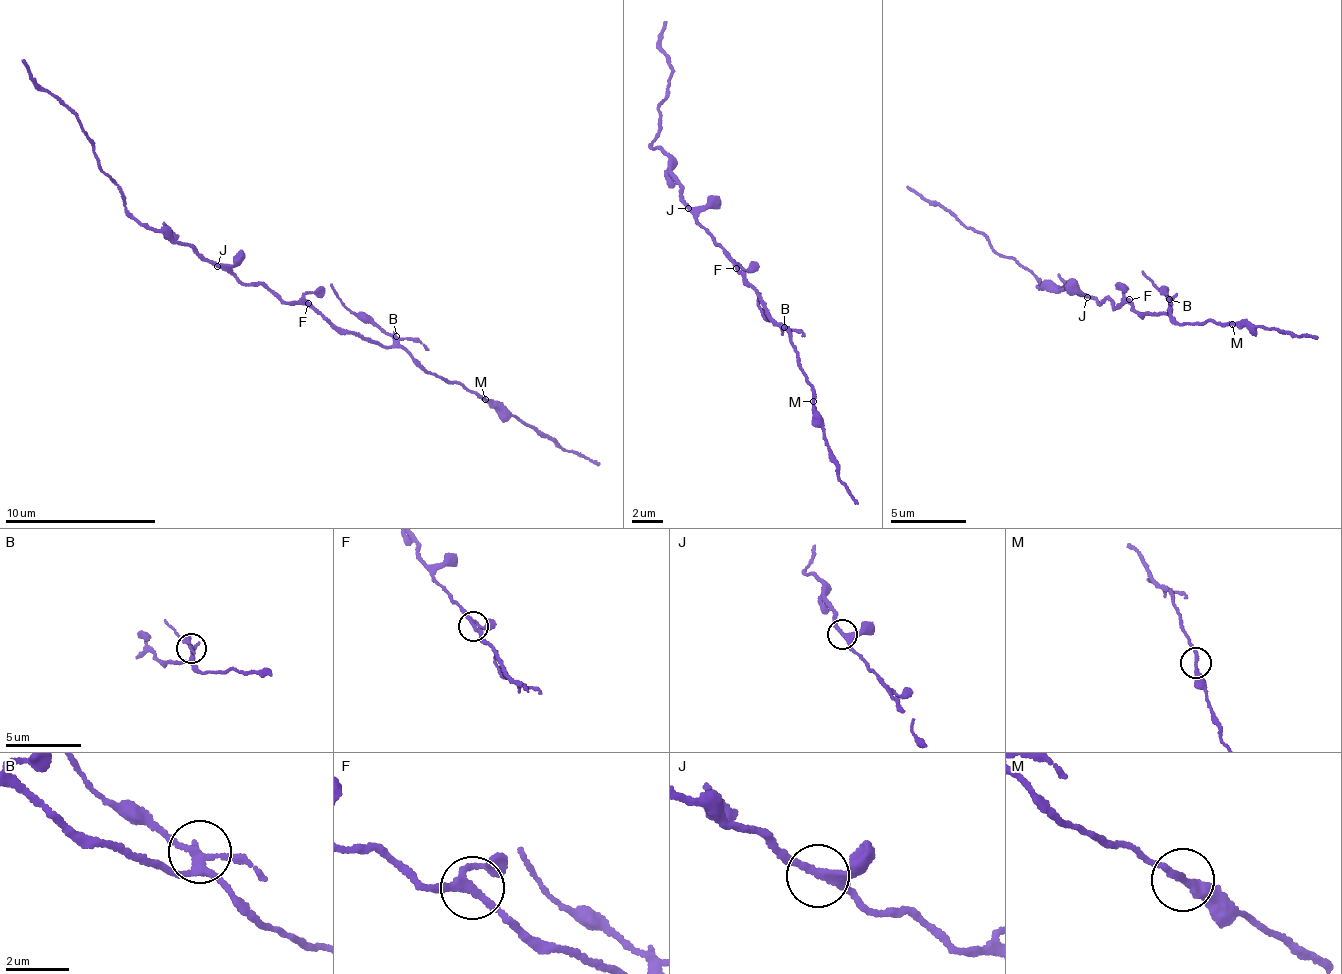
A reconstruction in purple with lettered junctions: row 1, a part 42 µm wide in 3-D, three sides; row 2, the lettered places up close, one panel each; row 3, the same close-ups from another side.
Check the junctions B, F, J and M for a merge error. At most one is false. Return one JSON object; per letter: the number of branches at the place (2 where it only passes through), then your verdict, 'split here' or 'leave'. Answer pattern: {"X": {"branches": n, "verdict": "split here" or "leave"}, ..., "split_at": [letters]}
{"B": {"branches": 4, "verdict": "split here"}, "F": {"branches": 3, "verdict": "leave"}, "J": {"branches": 3, "verdict": "leave"}, "M": {"branches": 2, "verdict": "leave"}, "split_at": ["B"]}

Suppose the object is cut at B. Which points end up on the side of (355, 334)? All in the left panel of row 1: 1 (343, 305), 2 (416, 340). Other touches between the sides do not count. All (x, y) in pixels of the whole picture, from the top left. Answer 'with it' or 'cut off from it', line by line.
1: cut off from it
2: cut off from it

